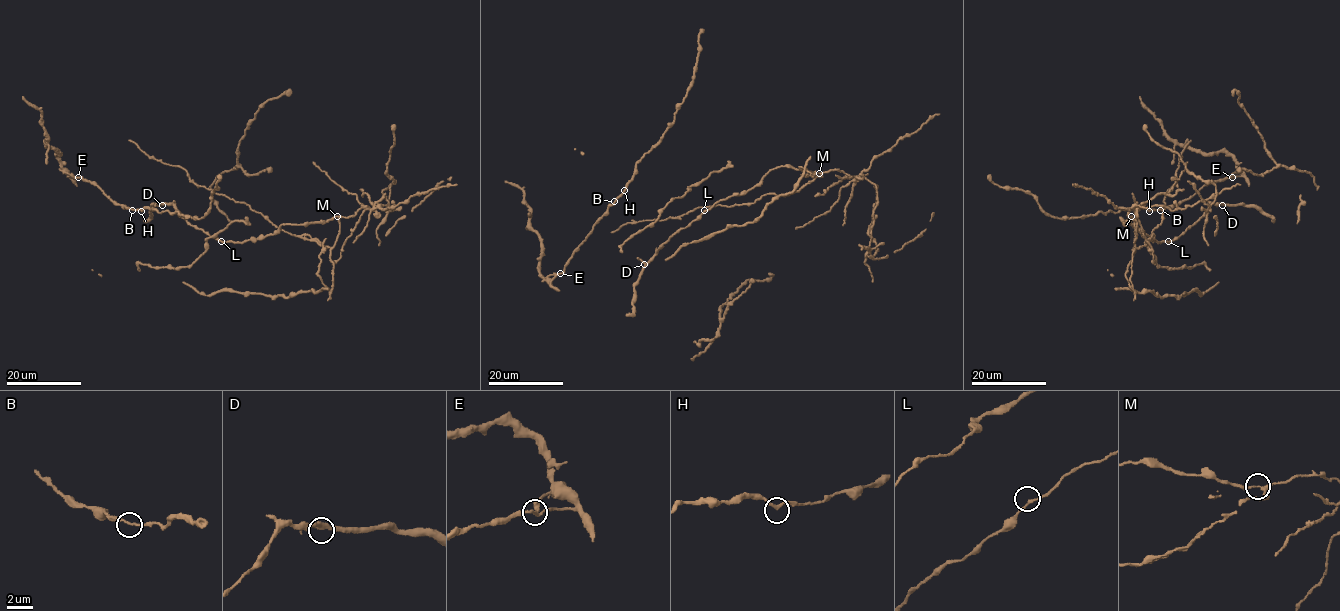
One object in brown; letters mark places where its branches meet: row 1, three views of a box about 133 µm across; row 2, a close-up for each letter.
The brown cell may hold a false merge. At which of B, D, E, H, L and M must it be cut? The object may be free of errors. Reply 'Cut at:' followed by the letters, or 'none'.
Cut at: M

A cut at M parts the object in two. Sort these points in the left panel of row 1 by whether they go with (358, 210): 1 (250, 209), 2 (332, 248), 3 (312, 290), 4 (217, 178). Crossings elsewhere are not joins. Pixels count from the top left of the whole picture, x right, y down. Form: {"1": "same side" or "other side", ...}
{"1": "same side", "2": "same side", "3": "other side", "4": "other side"}

